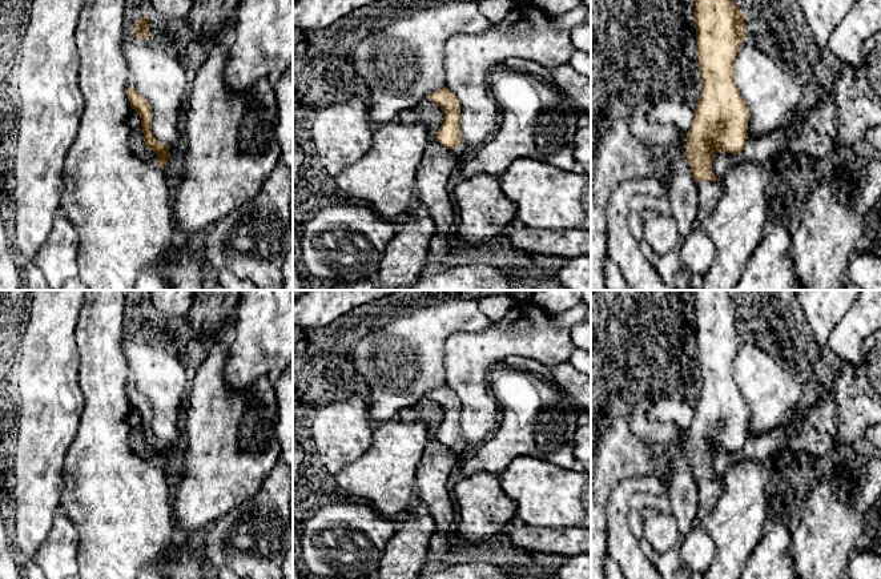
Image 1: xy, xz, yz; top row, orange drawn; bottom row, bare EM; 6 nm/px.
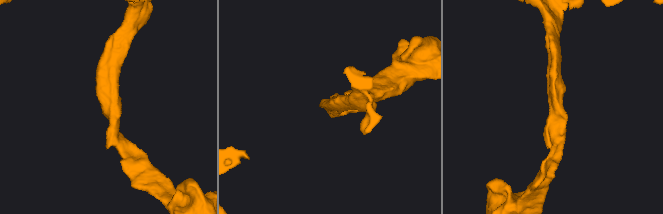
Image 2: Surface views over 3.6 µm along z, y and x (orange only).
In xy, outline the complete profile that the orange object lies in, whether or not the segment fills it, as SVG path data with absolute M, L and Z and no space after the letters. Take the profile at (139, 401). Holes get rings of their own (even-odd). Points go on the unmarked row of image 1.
M132 385L128 386L126 393L132 407L140 413L145 443L157 453L157 461L162 469L169 462L169 449L168 445L160 442L152 431L152 405L148 398Z

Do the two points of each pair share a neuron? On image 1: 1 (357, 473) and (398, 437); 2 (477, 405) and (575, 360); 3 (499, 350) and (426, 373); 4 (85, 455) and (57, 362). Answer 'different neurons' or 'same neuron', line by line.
1: same neuron
2: different neurons
3: different neurons
4: different neurons

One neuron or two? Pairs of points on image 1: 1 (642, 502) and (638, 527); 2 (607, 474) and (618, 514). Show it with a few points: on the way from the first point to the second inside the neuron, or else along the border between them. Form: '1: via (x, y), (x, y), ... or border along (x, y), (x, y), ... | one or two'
1: via (636, 509), (636, 521) | one
2: border along (638, 475), (624, 478), (612, 490), (606, 522) | two

